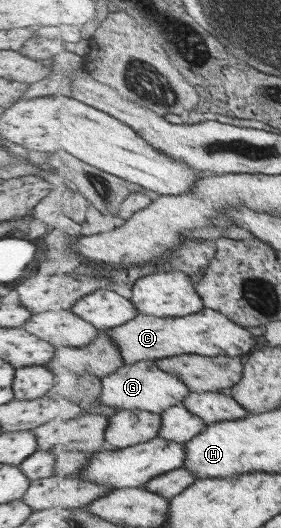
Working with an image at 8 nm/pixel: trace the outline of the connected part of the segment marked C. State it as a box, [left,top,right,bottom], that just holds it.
[108,307,257,364]

